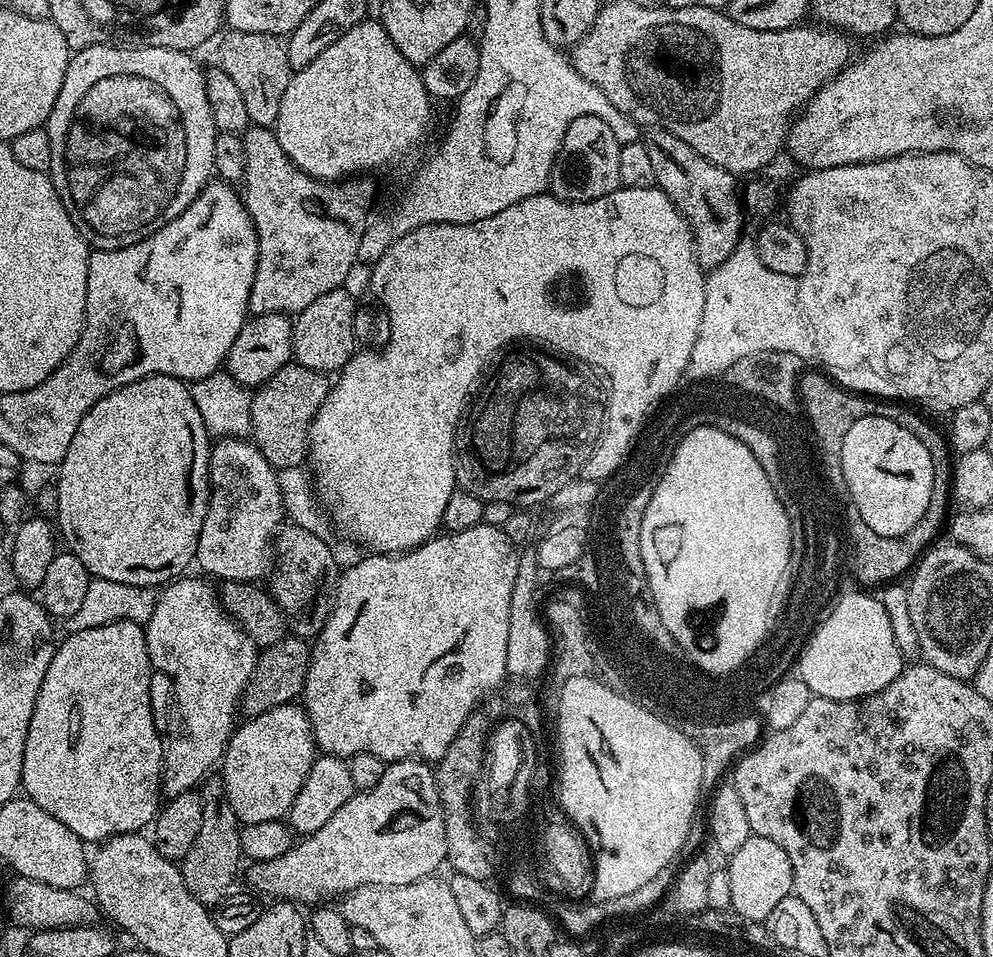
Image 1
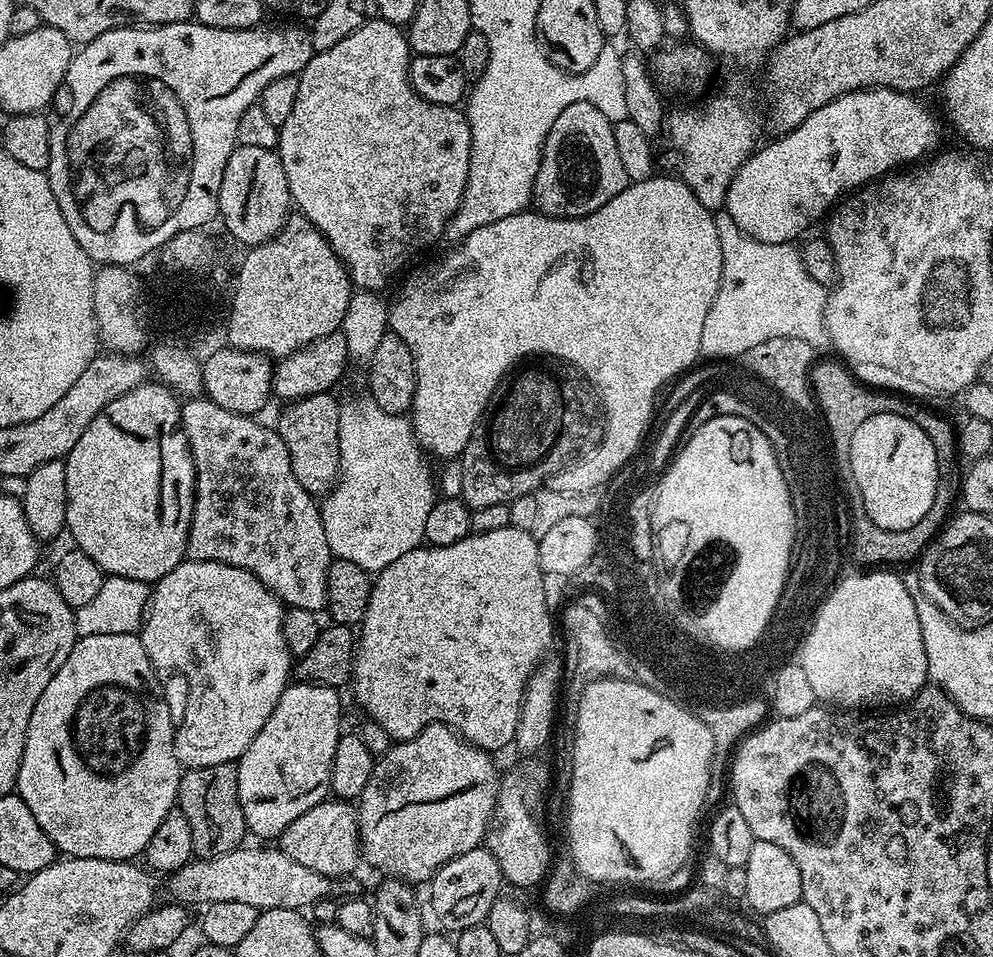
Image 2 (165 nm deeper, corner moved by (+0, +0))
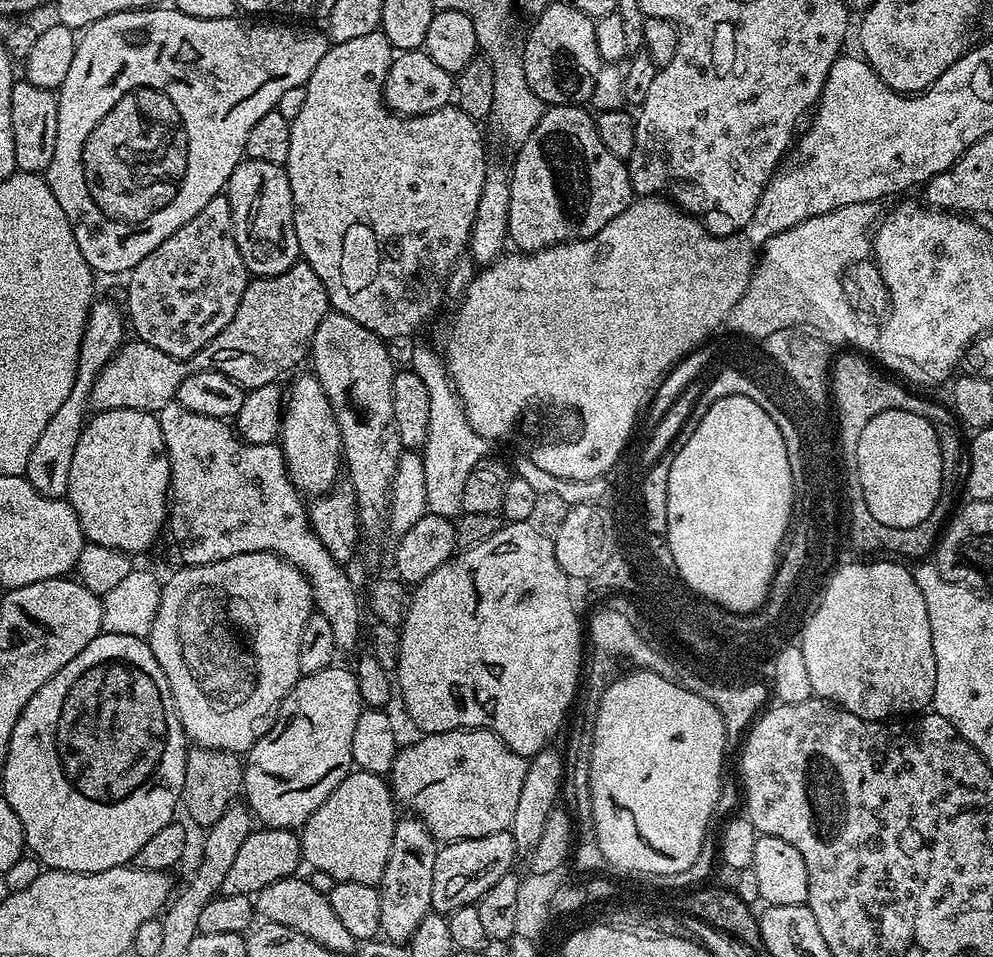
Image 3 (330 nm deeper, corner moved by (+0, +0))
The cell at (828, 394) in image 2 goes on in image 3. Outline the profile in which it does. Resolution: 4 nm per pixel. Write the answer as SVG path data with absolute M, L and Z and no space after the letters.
M844 350L831 361L830 364L830 404L832 408L840 411L841 424L843 424L843 438L850 445L856 440L860 429L866 427L868 417L875 416L882 408L892 407L893 410L906 410L910 414L918 414L926 418L936 427L940 449L944 455L944 465L942 466L942 478L944 479L944 491L940 493L938 502L926 518L926 522L920 522L919 528L915 531L899 531L897 533L887 533L882 530L880 524L876 524L875 518L868 516L865 512L864 504L861 504L860 495L853 493L855 500L854 510L854 536L857 539L856 544L860 544L864 536L864 548L885 548L887 555L892 558L899 558L901 561L920 562L925 559L924 556L933 551L936 547L936 541L949 519L952 508L952 495L958 492L958 476L956 480L956 471L962 468L962 444L960 448L960 432L958 421L947 407L935 404L932 400L923 400L920 396L915 396L899 379L893 378L887 371L881 370L875 363L871 364L864 356L859 356L856 352Z

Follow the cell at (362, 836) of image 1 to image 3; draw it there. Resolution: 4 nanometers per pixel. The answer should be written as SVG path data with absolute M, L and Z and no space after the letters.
M455 728L449 732L430 732L419 737L413 744L408 744L397 751L394 764L390 773L390 787L392 798L401 809L409 808L409 813L414 814L415 819L419 820L428 833L436 837L440 842L451 842L454 840L469 840L470 838L486 838L486 834L498 834L507 832L511 829L514 810L518 810L518 794L522 794L522 784L526 778L528 760L519 756L514 750L510 750L493 732L487 732L485 728L465 728L463 730Z

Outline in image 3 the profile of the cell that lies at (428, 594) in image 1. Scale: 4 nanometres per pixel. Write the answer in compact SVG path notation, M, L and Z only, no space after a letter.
M529 522L527 524L510 524L505 523L503 526L496 531L496 533L490 538L486 538L486 542L482 542L478 546L473 548L466 548L457 551L453 555L452 559L447 560L442 566L438 566L438 570L434 570L434 574L426 574L426 578L422 578L420 583L415 585L411 589L410 595L406 600L406 607L404 609L404 619L399 625L398 631L400 631L400 649L396 652L396 672L394 668L394 680L398 685L398 696L404 699L404 708L408 711L408 716L417 724L421 729L421 733L427 734L430 732L449 732L455 728L461 730L465 728L485 728L487 732L493 732L497 738L499 738L506 747L510 750L514 750L519 756L525 758L531 758L537 756L543 748L549 747L552 735L560 728L560 723L564 720L564 715L568 712L568 707L572 704L572 699L576 696L576 683L581 683L582 680L582 664L580 668L580 655L583 654L584 649L586 650L586 640L582 636L579 640L576 640L576 616L572 616L572 608L568 608L568 601L572 598L572 589L570 587L570 577L564 572L562 566L558 564L558 558L556 557L556 545L553 537L548 536L544 532L539 532L535 528L535 523Z

